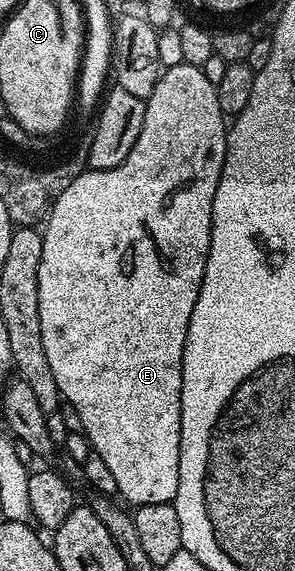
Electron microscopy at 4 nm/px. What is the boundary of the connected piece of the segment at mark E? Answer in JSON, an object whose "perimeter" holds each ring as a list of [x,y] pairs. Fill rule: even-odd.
{"perimeter":[[[182,63],[166,69],[160,75],[157,86],[153,86],[153,94],[147,97],[145,103],[145,122],[141,126],[141,134],[137,134],[137,142],[133,142],[133,150],[129,150],[127,157],[116,168],[80,171],[51,204],[45,216],[47,228],[42,229],[41,270],[37,274],[41,343],[45,345],[45,358],[49,358],[49,370],[53,370],[53,378],[57,378],[59,395],[77,410],[84,426],[83,435],[91,443],[92,453],[101,457],[105,466],[109,466],[117,482],[118,495],[124,496],[122,499],[131,506],[169,504],[177,494],[181,462],[183,351],[189,330],[189,318],[193,318],[193,306],[197,302],[197,294],[205,278],[205,266],[211,245],[213,194],[217,194],[217,182],[221,182],[229,135],[223,111],[217,102],[215,85],[209,82],[209,78],[205,78],[202,68],[192,64]]]}

